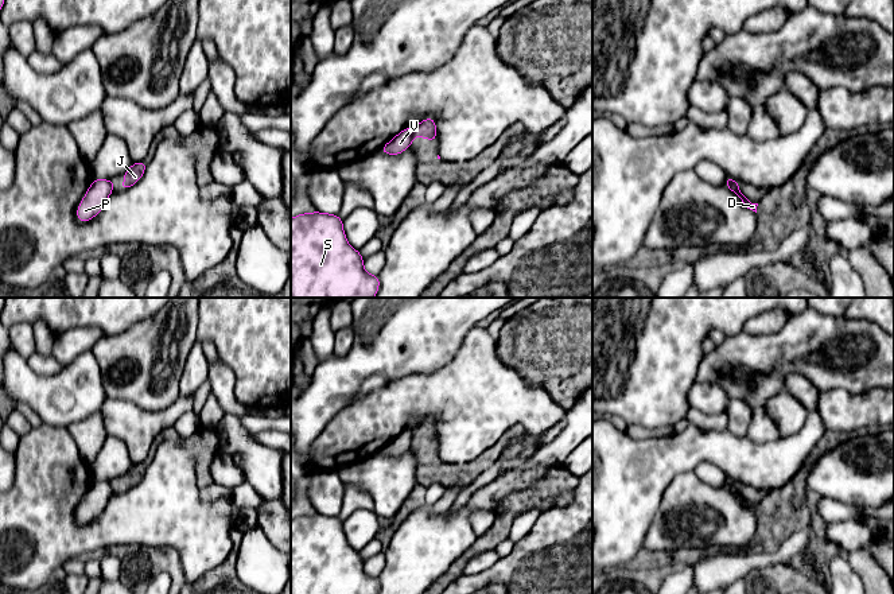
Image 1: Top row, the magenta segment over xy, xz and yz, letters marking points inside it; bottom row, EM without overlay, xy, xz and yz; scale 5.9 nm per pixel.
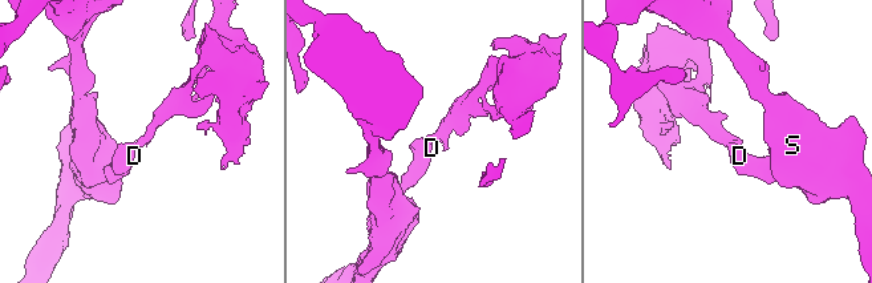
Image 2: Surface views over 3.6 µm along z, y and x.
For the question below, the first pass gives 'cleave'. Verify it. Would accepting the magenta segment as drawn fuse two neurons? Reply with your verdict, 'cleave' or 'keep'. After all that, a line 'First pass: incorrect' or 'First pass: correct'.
cleave
First pass: correct

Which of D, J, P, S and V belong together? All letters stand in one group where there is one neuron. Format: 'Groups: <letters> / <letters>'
Groups: D P S V / J

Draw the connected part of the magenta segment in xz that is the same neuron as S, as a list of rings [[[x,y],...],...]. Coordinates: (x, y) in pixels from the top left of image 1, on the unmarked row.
[[[312,513],[291,520],[291,594],[377,594],[380,578],[368,575],[364,562],[347,544],[338,516]]]

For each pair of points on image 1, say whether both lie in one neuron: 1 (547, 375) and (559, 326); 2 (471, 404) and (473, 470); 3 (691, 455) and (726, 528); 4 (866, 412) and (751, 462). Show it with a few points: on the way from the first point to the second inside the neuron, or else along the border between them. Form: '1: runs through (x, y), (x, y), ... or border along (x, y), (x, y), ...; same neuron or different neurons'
1: runs through (547, 362), (548, 338); same neuron
2: border along (498, 441), (473, 459), (455, 465); different neurons
3: border along (692, 470), (680, 473), (667, 489); different neurons
4: border along (815, 411), (826, 428); different neurons

